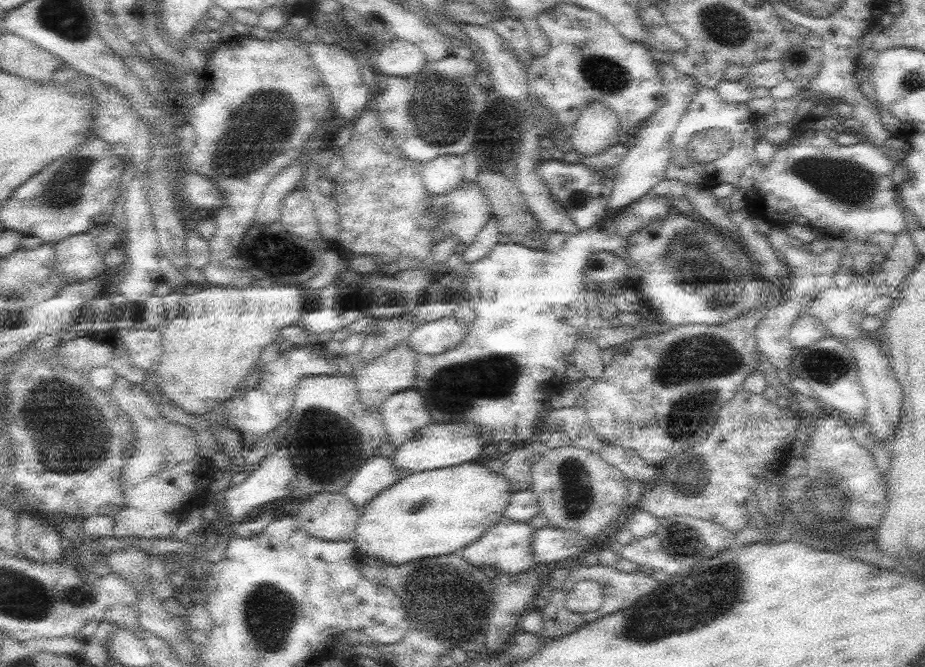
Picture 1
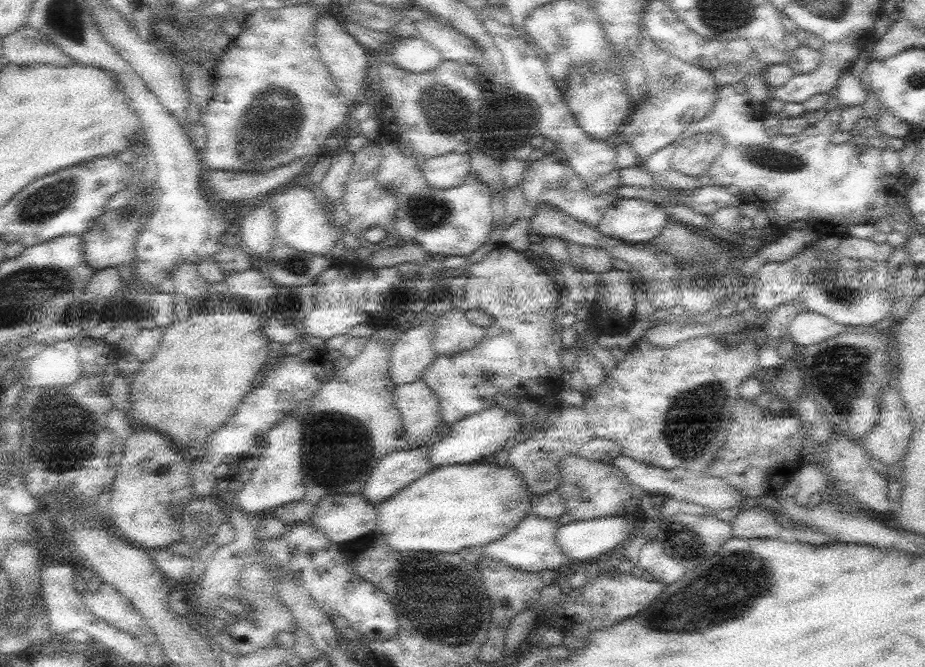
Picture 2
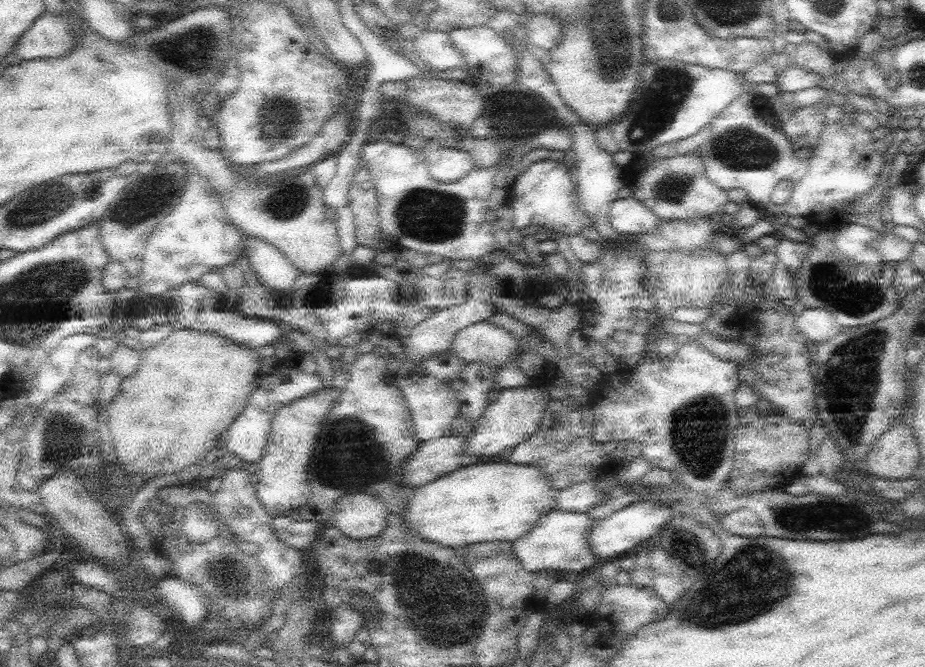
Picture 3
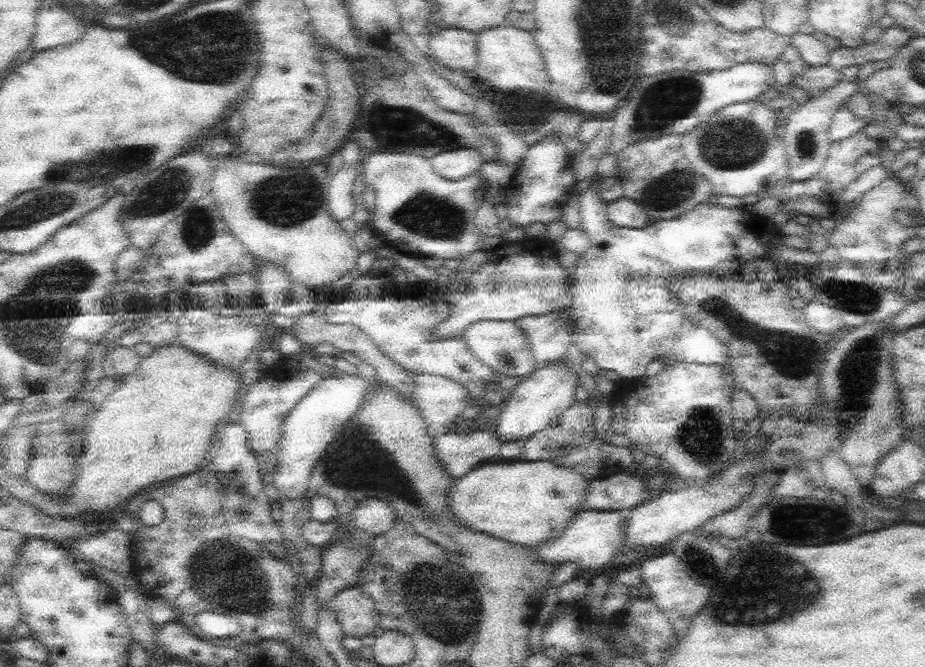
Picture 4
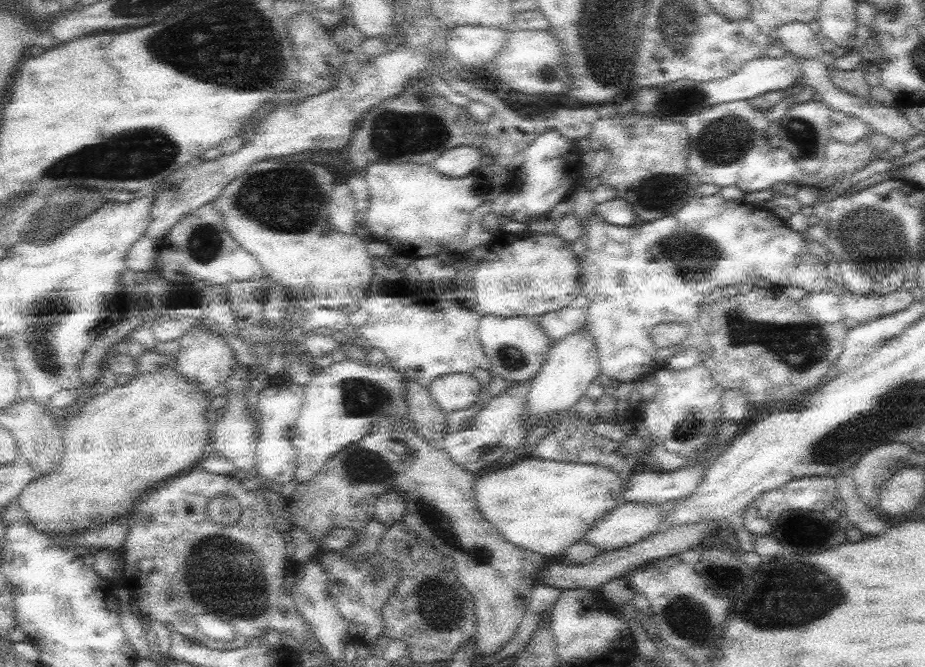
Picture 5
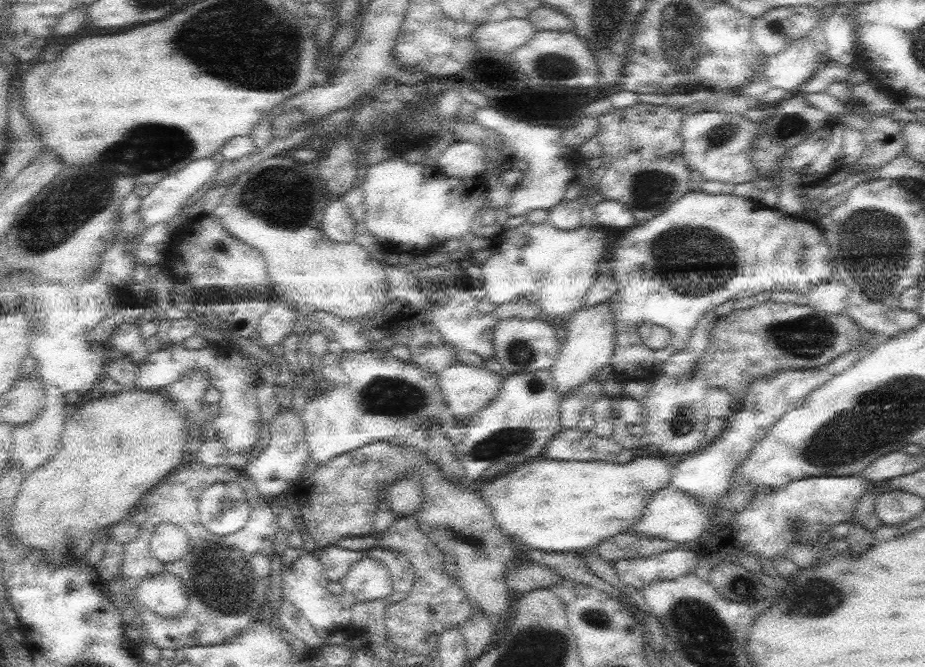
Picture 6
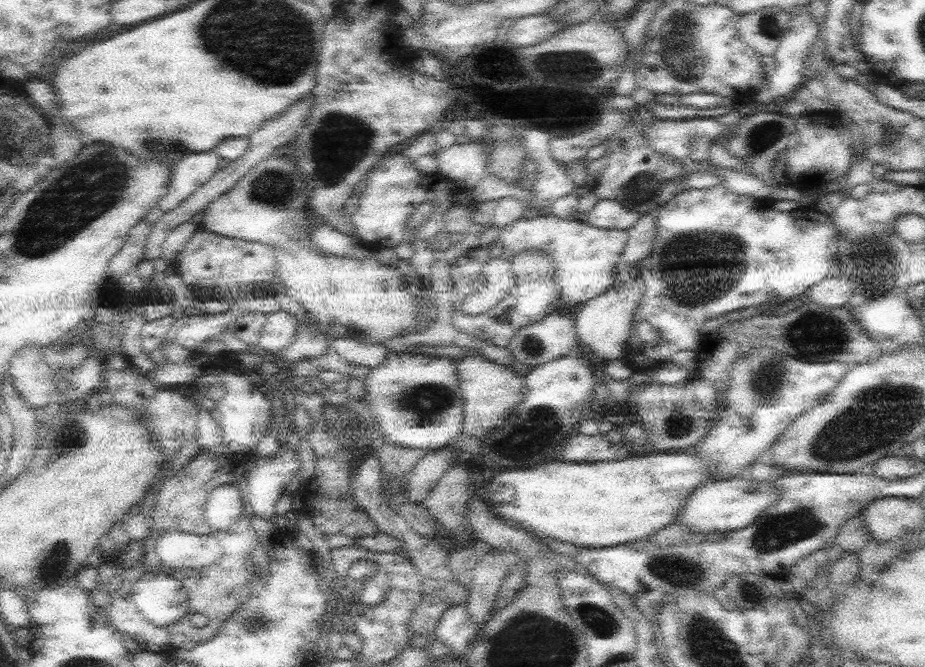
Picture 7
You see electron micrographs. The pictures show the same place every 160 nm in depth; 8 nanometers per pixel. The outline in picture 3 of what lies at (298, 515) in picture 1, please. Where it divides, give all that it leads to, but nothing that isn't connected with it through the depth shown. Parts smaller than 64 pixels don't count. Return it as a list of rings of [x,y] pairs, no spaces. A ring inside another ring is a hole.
[[[349,493],[336,501],[332,524],[347,537],[362,540],[381,535],[388,516],[386,506],[377,496]]]

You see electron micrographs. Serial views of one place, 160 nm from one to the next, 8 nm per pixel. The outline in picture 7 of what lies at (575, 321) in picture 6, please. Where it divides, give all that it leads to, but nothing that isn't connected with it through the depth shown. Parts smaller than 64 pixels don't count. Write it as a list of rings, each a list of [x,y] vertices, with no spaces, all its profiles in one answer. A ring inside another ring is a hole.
[[[633,278],[617,287],[610,287],[595,299],[589,300],[582,305],[577,313],[576,328],[581,346],[588,346],[593,356],[599,359],[603,365],[608,361],[626,356],[627,342],[631,334],[633,316],[642,300],[645,284]]]

